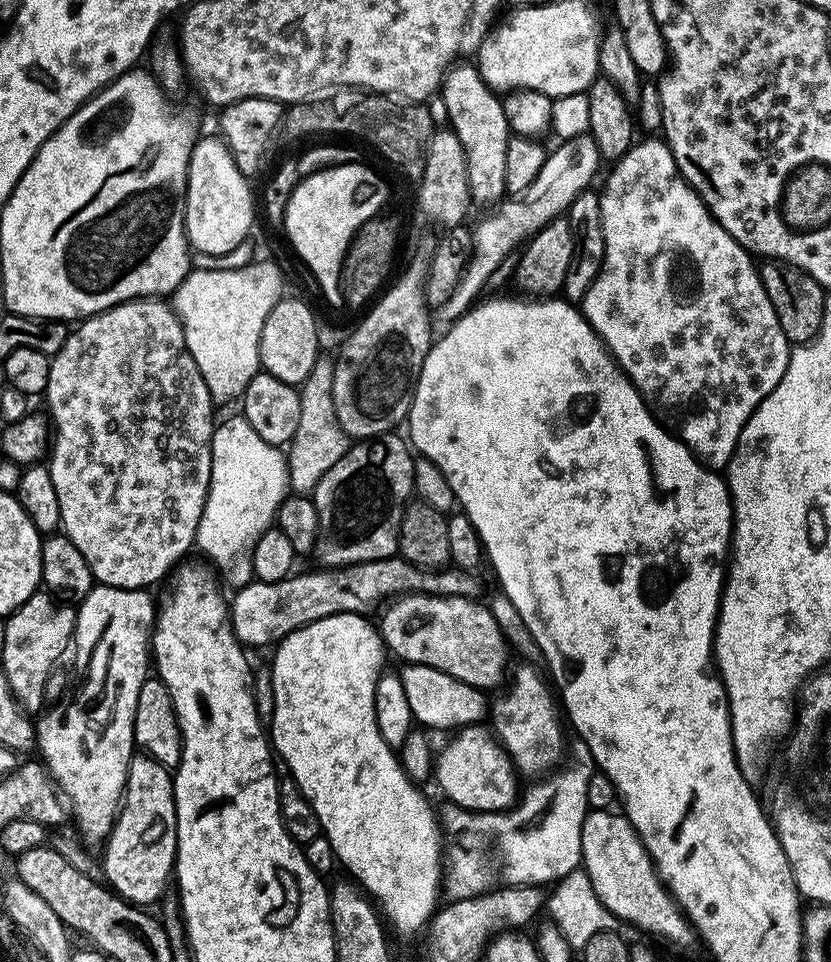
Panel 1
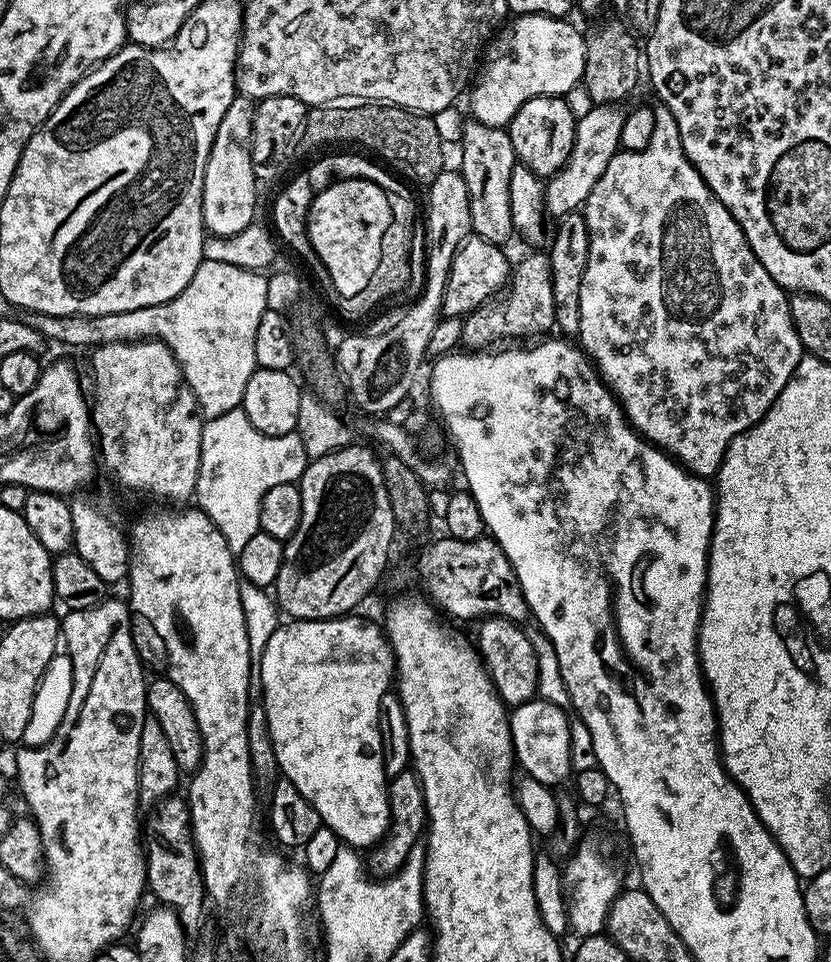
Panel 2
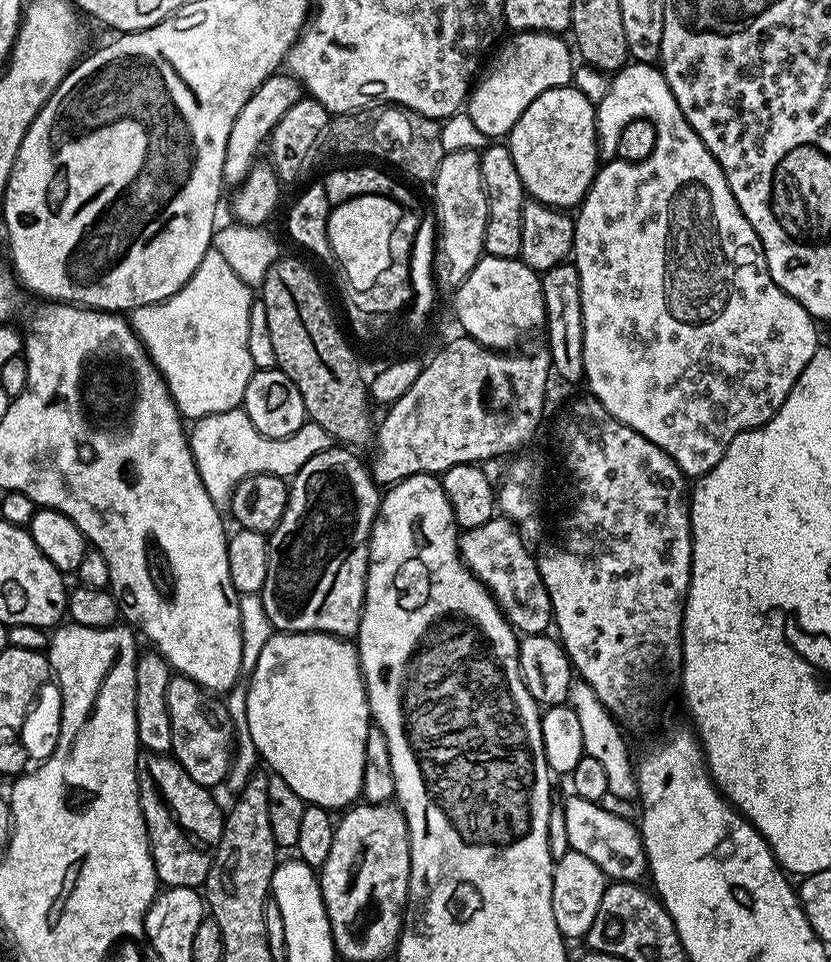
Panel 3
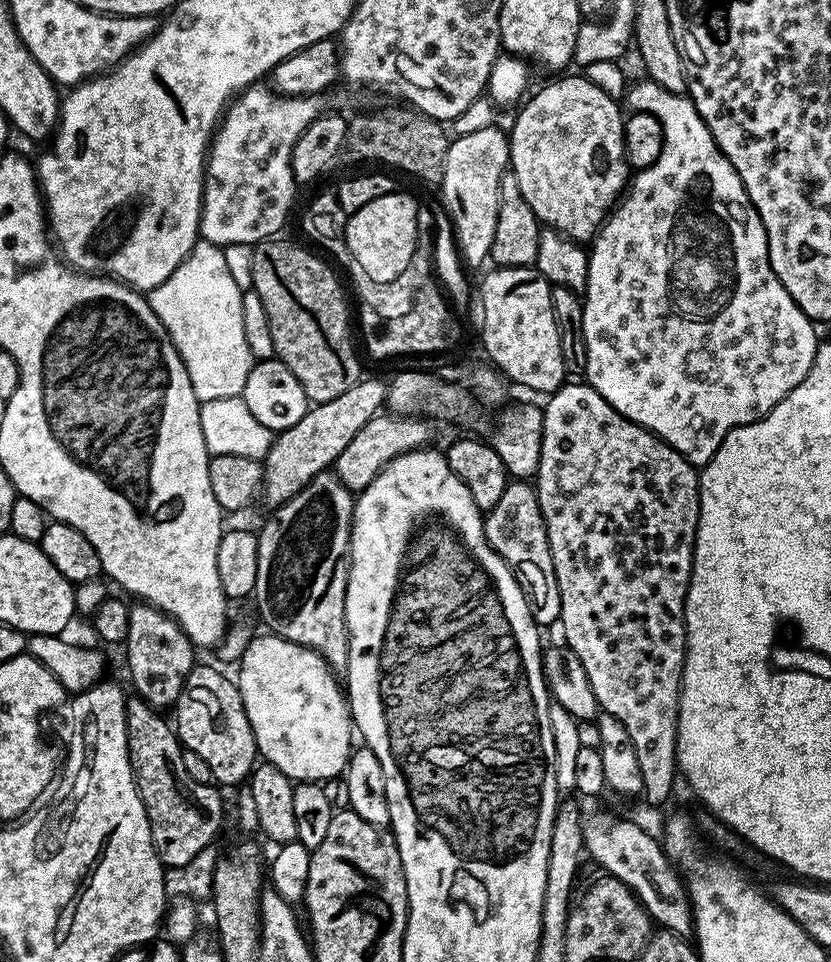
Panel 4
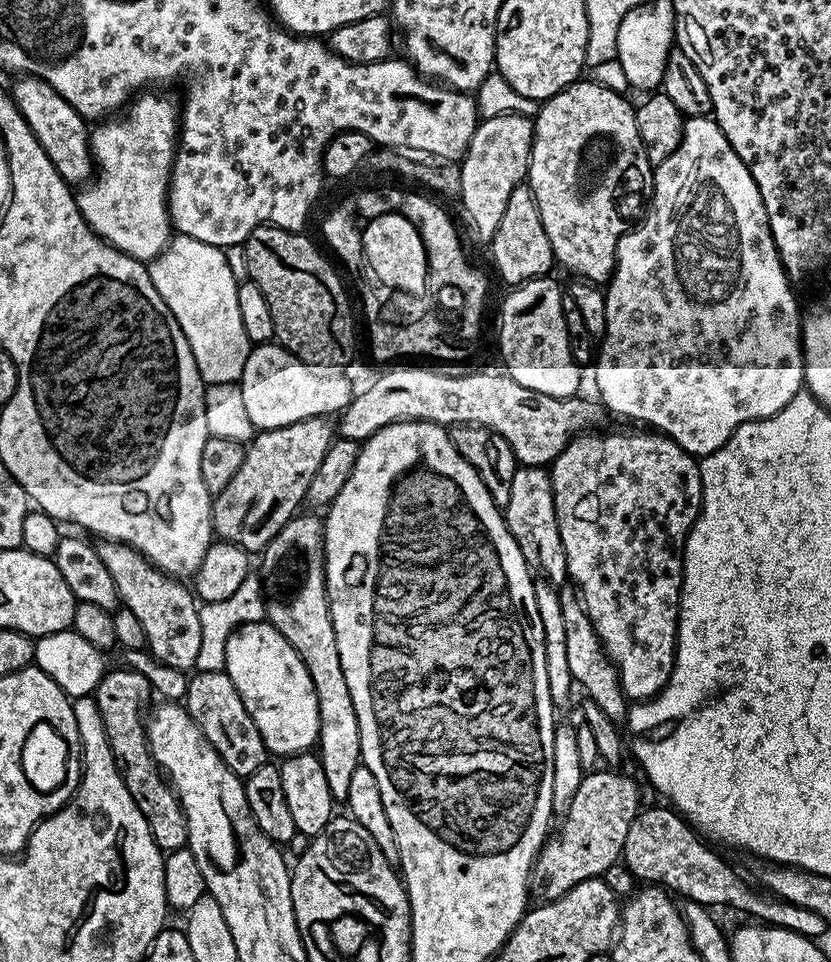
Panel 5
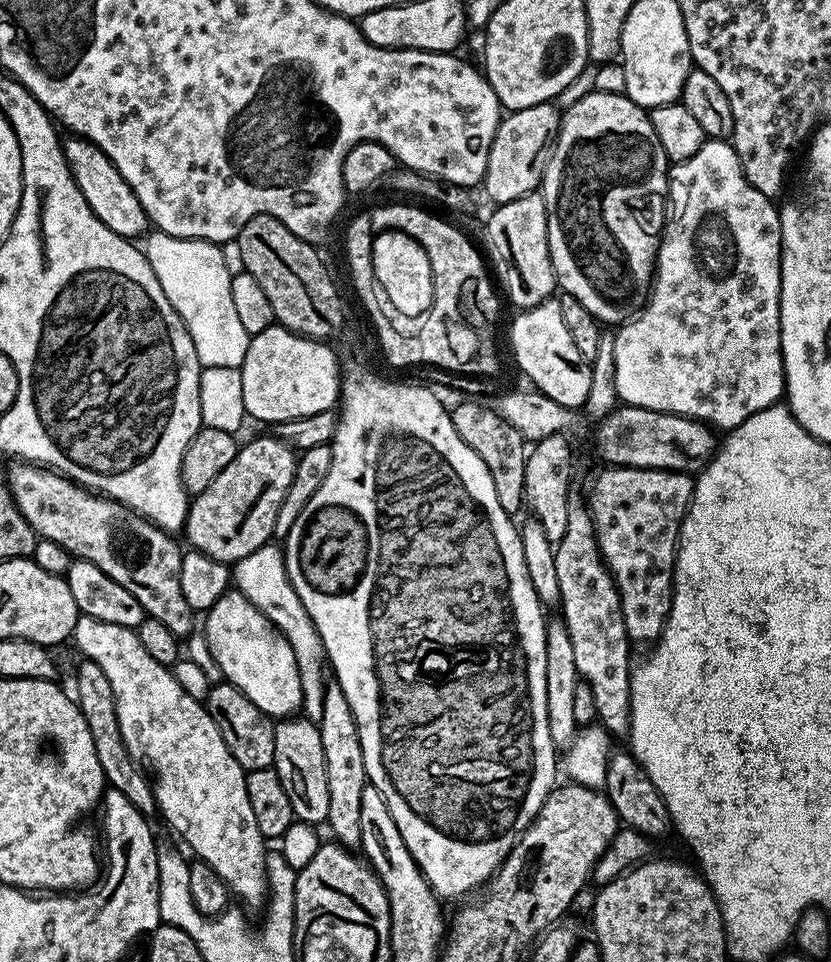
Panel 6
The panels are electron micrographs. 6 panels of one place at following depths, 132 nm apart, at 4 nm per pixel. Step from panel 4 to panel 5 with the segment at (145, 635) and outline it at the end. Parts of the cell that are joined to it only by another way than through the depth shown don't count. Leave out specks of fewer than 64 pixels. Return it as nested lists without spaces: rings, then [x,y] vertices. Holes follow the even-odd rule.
[[[104,542],[99,545],[102,562],[114,578],[114,586],[120,595],[120,604],[128,608],[142,622],[142,630],[148,639],[146,648],[159,664],[181,670],[196,667],[198,649],[202,646],[202,622],[198,600],[193,589],[177,577],[168,576],[154,567],[138,550],[128,544]]]

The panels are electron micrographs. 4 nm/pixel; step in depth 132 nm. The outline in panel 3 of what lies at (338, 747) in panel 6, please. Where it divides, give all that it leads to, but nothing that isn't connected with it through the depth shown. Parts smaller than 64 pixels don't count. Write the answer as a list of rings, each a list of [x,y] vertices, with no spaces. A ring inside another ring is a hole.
[[[344,446],[330,447],[325,452],[314,454],[314,458],[310,458],[310,462],[306,462],[306,466],[302,466],[302,470],[298,470],[295,476],[291,477],[286,510],[282,514],[278,526],[268,536],[270,563],[266,565],[266,582],[258,594],[262,606],[266,610],[266,618],[270,618],[272,627],[277,633],[325,632],[331,636],[352,638],[360,631],[360,619],[364,613],[364,595],[366,594],[366,578],[368,576],[368,543],[372,537],[372,527],[376,517],[380,514],[382,492],[376,481],[372,479],[369,465],[365,461],[363,464],[355,455],[359,456],[355,451]]]

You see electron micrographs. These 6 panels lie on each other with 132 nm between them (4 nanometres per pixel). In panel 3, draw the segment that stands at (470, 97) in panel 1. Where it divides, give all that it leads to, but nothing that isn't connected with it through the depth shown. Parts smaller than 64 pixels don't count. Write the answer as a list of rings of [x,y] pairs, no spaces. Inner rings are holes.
[[[492,142],[480,152],[482,166],[482,186],[486,190],[486,206],[488,221],[486,222],[486,238],[484,250],[494,258],[519,257],[522,250],[522,210],[526,193],[522,178],[518,178],[518,166],[514,166],[514,158],[510,154],[507,143]]]

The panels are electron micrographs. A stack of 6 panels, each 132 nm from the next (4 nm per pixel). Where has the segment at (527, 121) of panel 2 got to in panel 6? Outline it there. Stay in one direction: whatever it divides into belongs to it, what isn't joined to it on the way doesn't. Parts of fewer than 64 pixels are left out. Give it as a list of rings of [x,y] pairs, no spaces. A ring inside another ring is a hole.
[[[588,90],[588,93],[581,100],[576,100],[568,109],[566,107],[563,109],[560,118],[560,129],[556,135],[552,155],[549,156],[548,164],[544,168],[544,183],[542,185],[542,195],[546,202],[546,214],[548,215],[550,258],[554,266],[559,291],[578,298],[578,302],[582,302],[582,306],[586,306],[586,310],[590,310],[590,314],[605,325],[619,326],[625,320],[635,317],[640,309],[644,307],[648,293],[652,291],[652,281],[656,271],[658,240],[655,235],[652,237],[648,231],[656,227],[656,229],[659,229],[666,216],[665,197],[668,194],[669,167],[670,162],[666,158],[666,150],[662,150],[662,142],[658,142],[658,134],[654,134],[654,126],[649,113],[637,106],[628,96]]]

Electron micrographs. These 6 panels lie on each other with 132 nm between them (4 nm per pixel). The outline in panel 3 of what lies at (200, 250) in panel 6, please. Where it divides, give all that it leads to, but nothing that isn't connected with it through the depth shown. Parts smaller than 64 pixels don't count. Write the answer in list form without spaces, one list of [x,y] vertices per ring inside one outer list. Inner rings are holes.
[[[209,248],[198,270],[194,270],[192,277],[173,296],[167,296],[157,304],[132,309],[132,329],[144,344],[152,363],[163,374],[164,381],[168,383],[168,393],[181,417],[195,422],[203,416],[222,414],[243,405],[246,386],[254,371],[250,346],[246,346],[246,330],[250,326],[253,299],[253,289],[247,288],[242,278],[230,270],[230,265],[223,260],[222,254],[218,254],[218,250]]]

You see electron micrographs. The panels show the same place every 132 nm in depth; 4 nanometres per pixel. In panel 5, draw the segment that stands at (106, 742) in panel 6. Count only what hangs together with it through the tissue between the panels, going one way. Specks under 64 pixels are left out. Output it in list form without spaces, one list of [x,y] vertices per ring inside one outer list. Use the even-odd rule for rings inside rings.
[[[125,666],[108,670],[94,691],[98,714],[102,714],[102,726],[106,726],[110,750],[114,754],[117,766],[120,767],[126,790],[130,790],[134,806],[142,810],[142,818],[146,818],[154,842],[161,852],[167,854],[187,845],[188,827],[180,799],[176,797],[171,783],[162,777],[161,769],[148,748],[146,713],[153,703],[152,698],[154,700],[150,681],[142,673]]]

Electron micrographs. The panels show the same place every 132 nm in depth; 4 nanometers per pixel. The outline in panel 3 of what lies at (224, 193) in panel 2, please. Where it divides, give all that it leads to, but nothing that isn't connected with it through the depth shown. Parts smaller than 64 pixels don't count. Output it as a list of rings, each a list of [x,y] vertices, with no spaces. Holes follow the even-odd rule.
[[[273,74],[267,76],[254,90],[252,97],[238,110],[238,118],[234,118],[234,126],[230,126],[230,138],[226,138],[226,162],[222,162],[222,174],[224,183],[228,186],[239,186],[246,178],[246,174],[257,163],[259,154],[262,152],[262,145],[267,141],[268,135],[278,126],[278,118],[294,106],[302,98],[300,83],[290,74]]]

